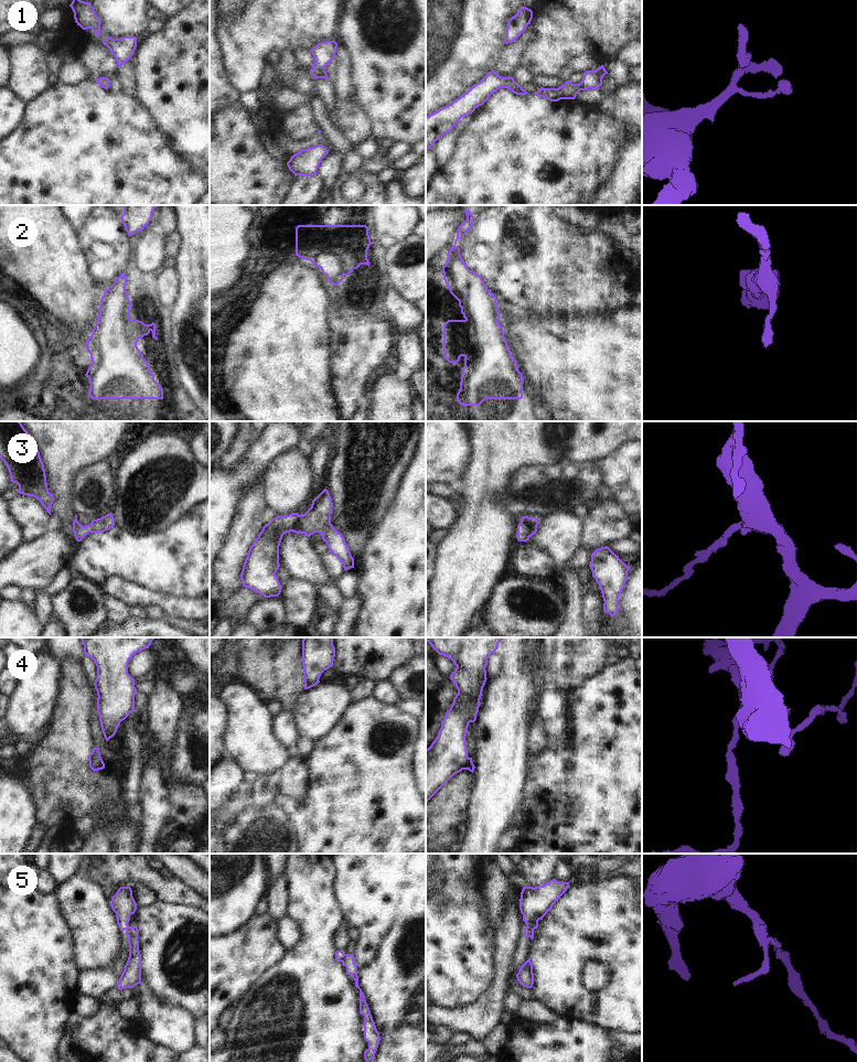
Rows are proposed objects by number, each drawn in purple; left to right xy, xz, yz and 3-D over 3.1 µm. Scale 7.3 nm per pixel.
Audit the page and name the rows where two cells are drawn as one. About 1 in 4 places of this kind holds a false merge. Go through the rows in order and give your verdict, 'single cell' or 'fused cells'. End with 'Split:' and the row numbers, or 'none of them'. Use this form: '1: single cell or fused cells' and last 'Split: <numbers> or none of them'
1: single cell
2: single cell
3: single cell
4: single cell
5: fused cells
Split: 5

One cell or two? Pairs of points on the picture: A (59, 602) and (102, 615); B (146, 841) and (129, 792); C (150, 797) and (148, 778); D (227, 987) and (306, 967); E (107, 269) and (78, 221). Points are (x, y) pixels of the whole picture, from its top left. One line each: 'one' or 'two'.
A: one
B: two
C: one
D: two
E: two

